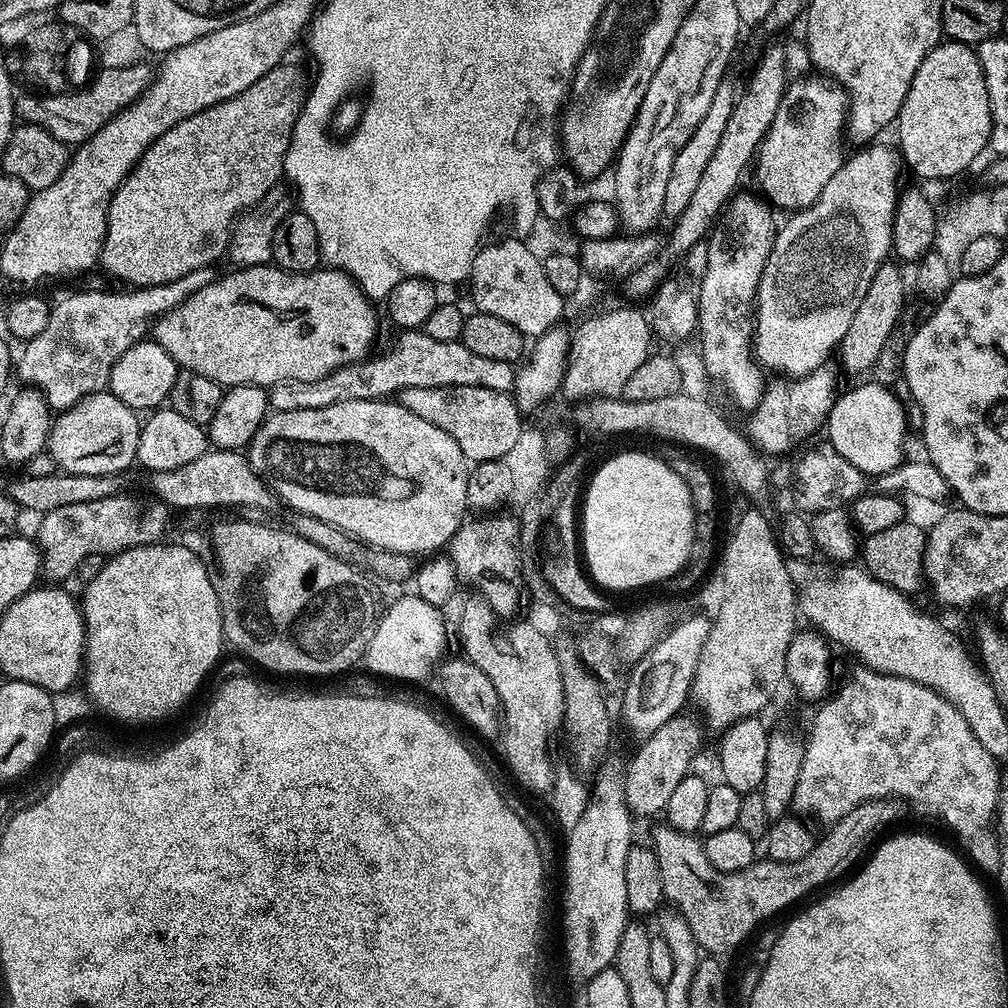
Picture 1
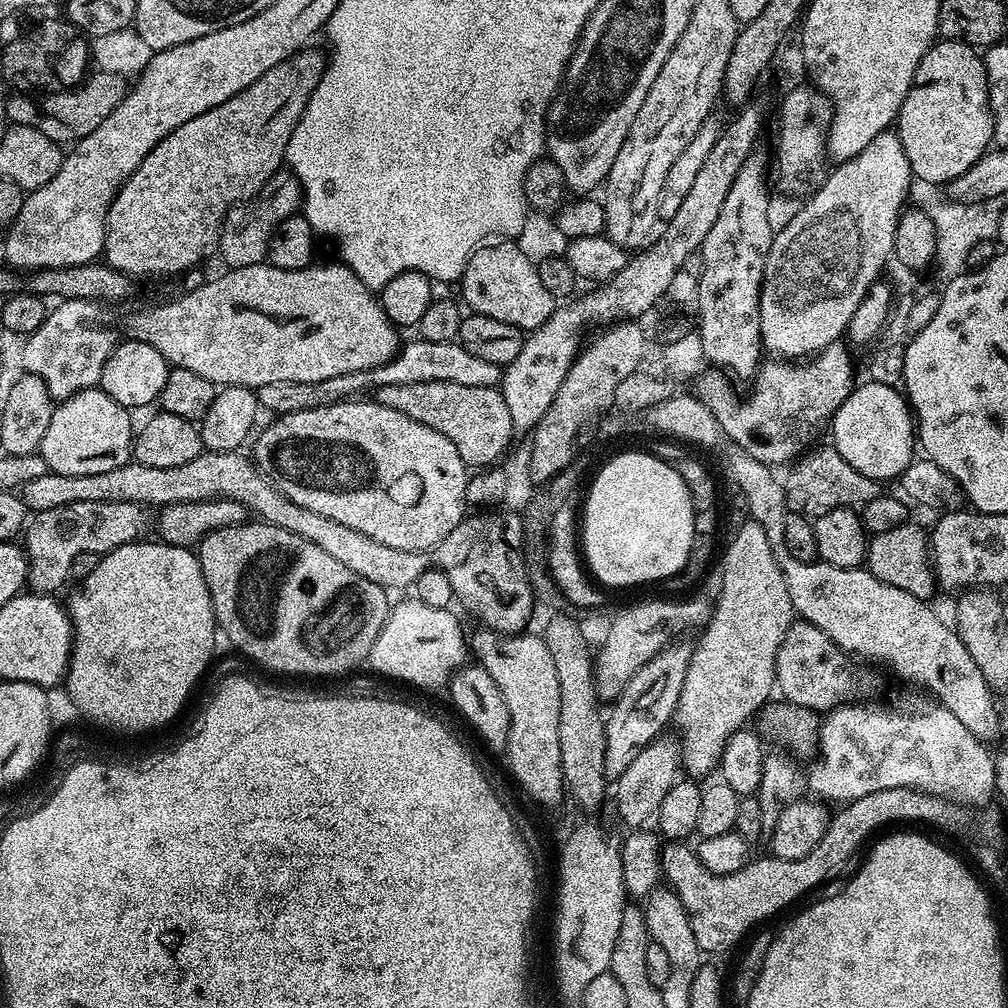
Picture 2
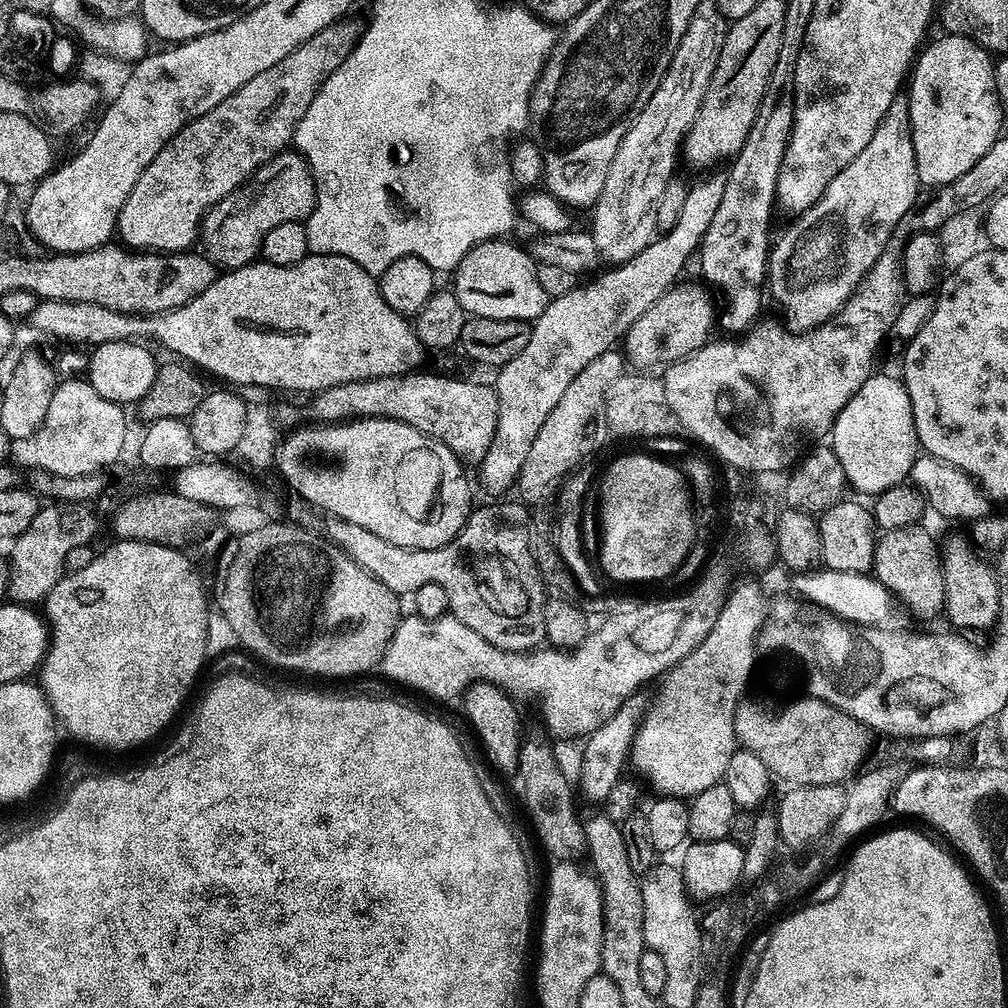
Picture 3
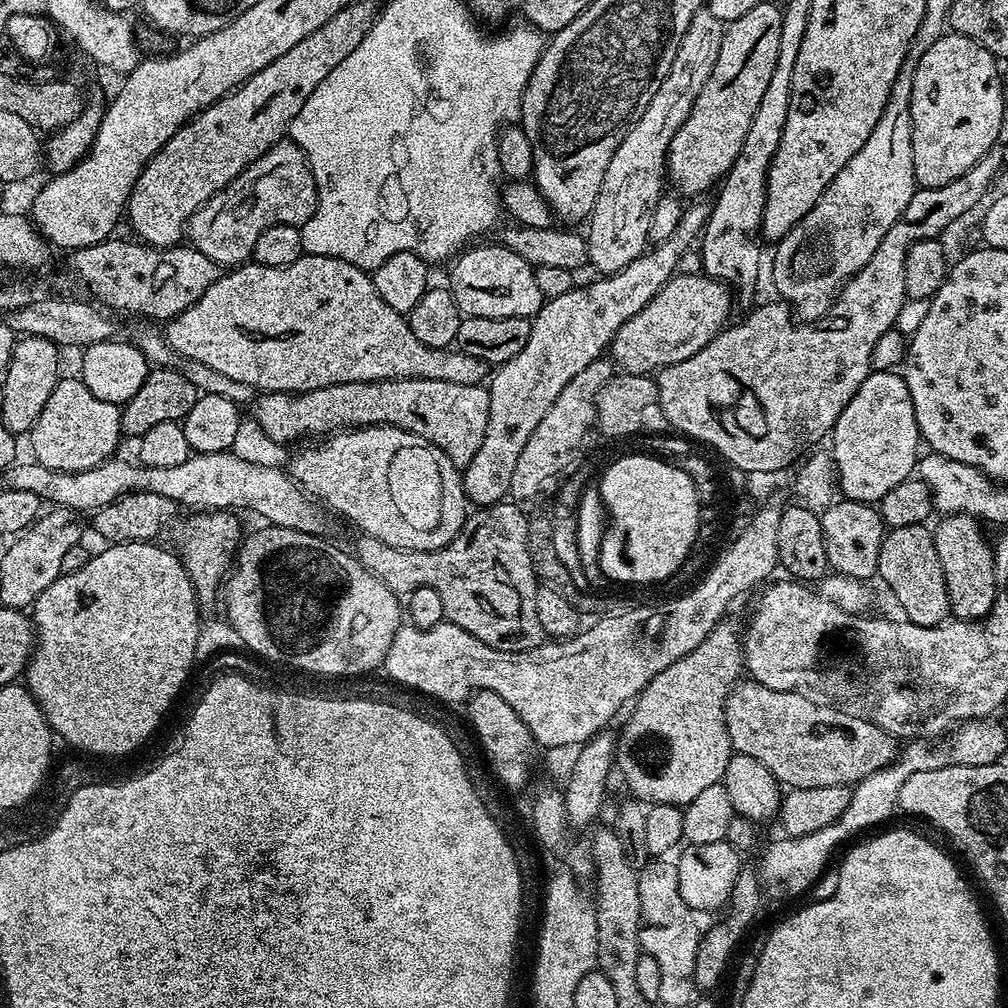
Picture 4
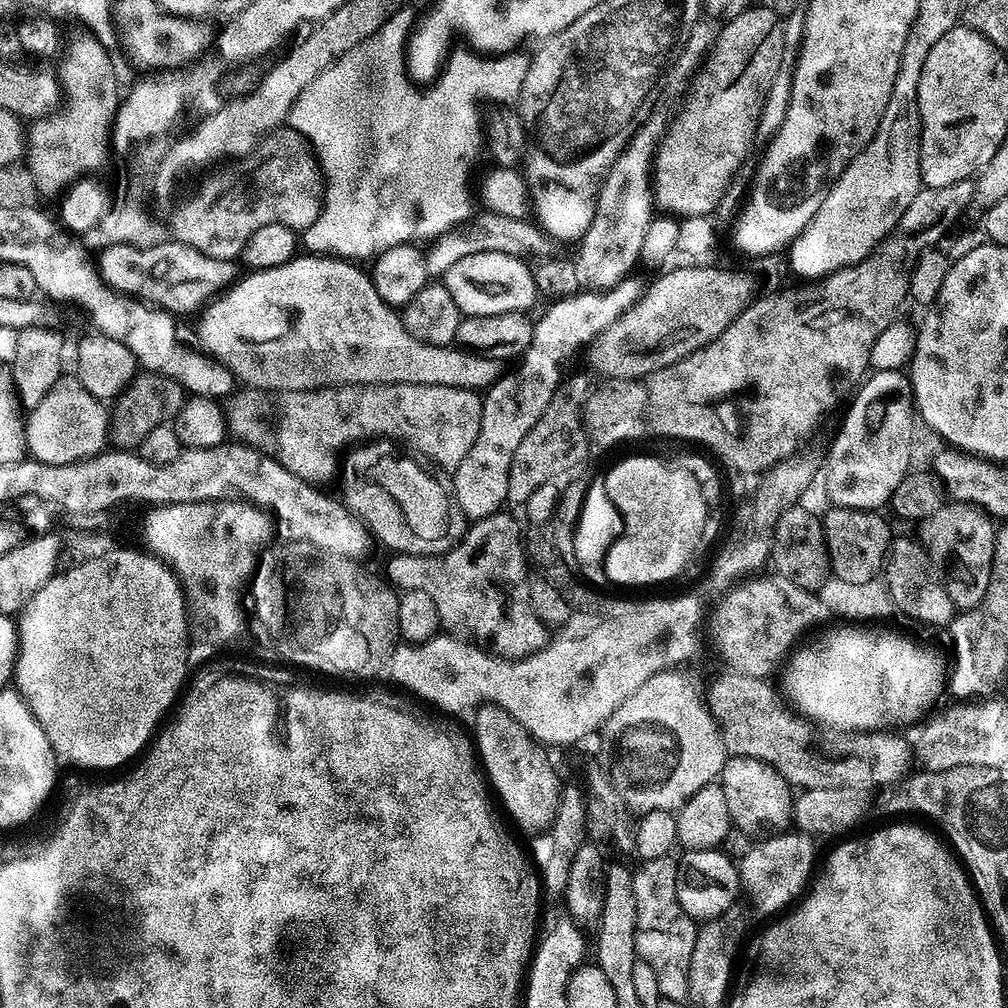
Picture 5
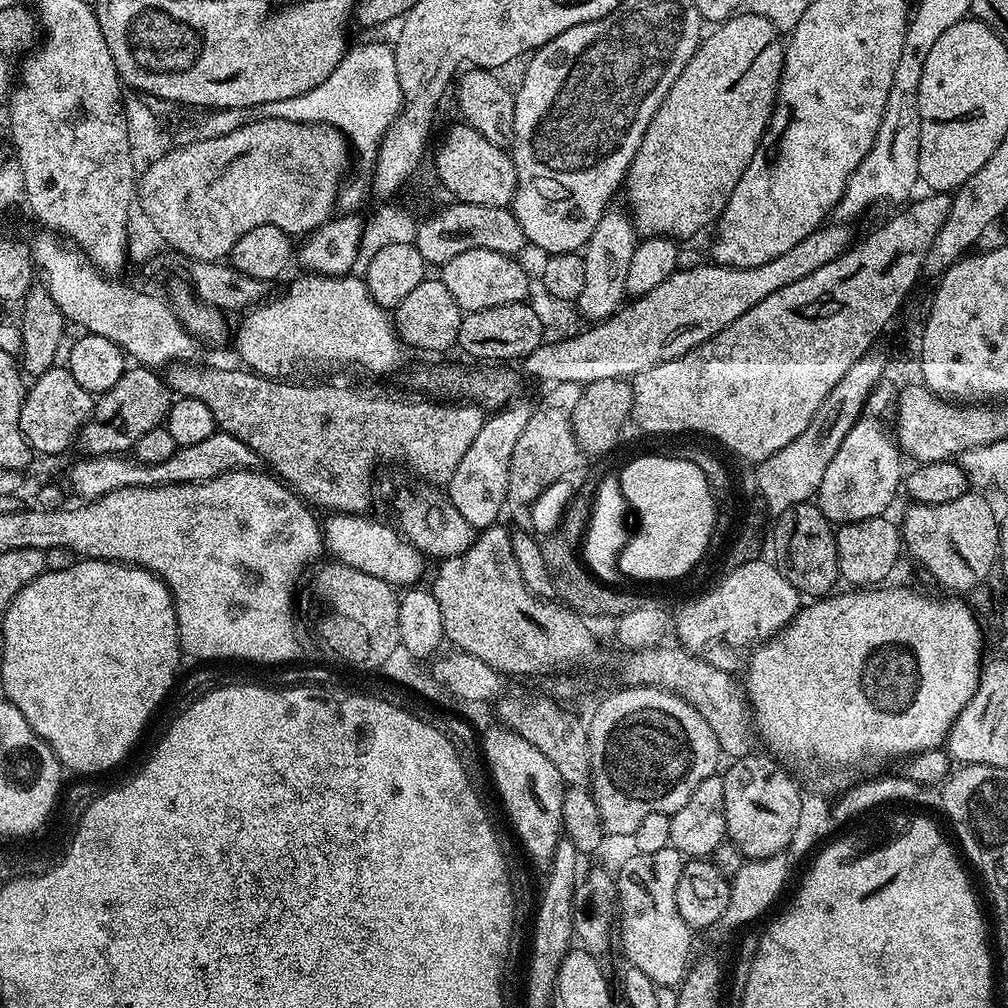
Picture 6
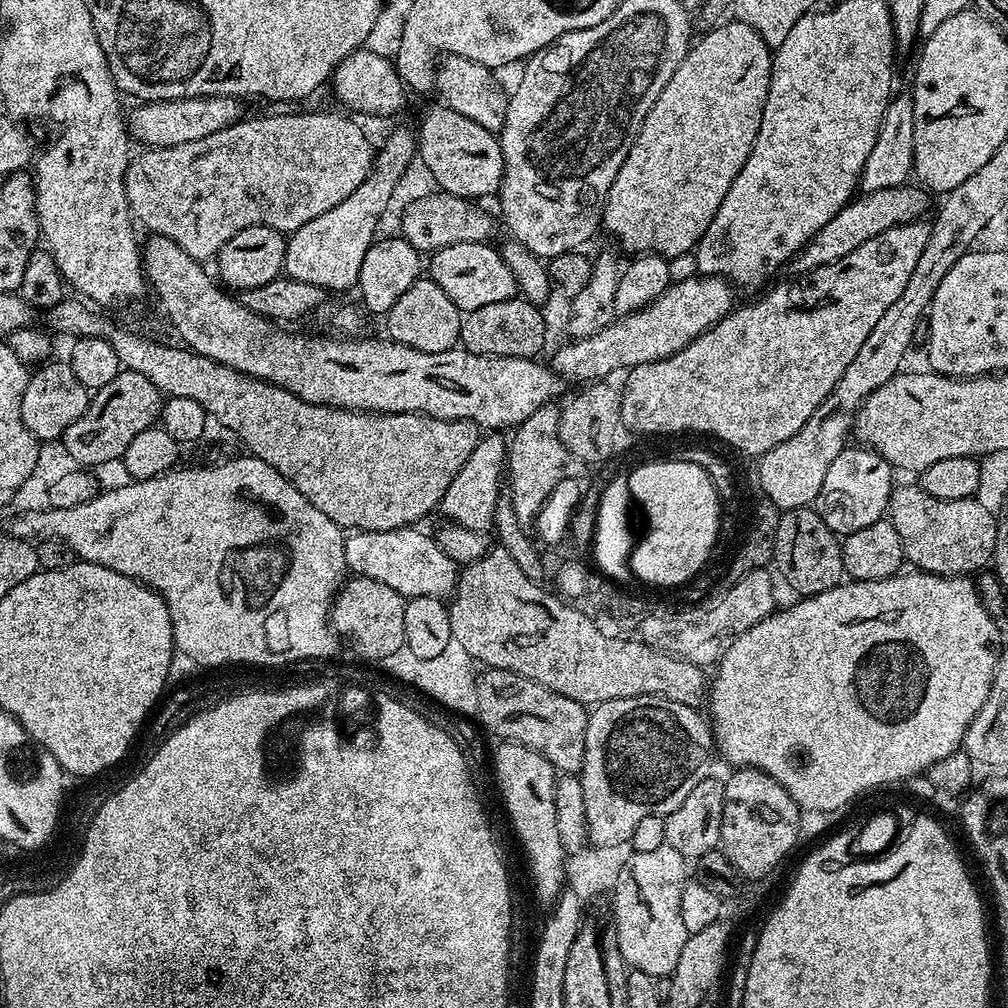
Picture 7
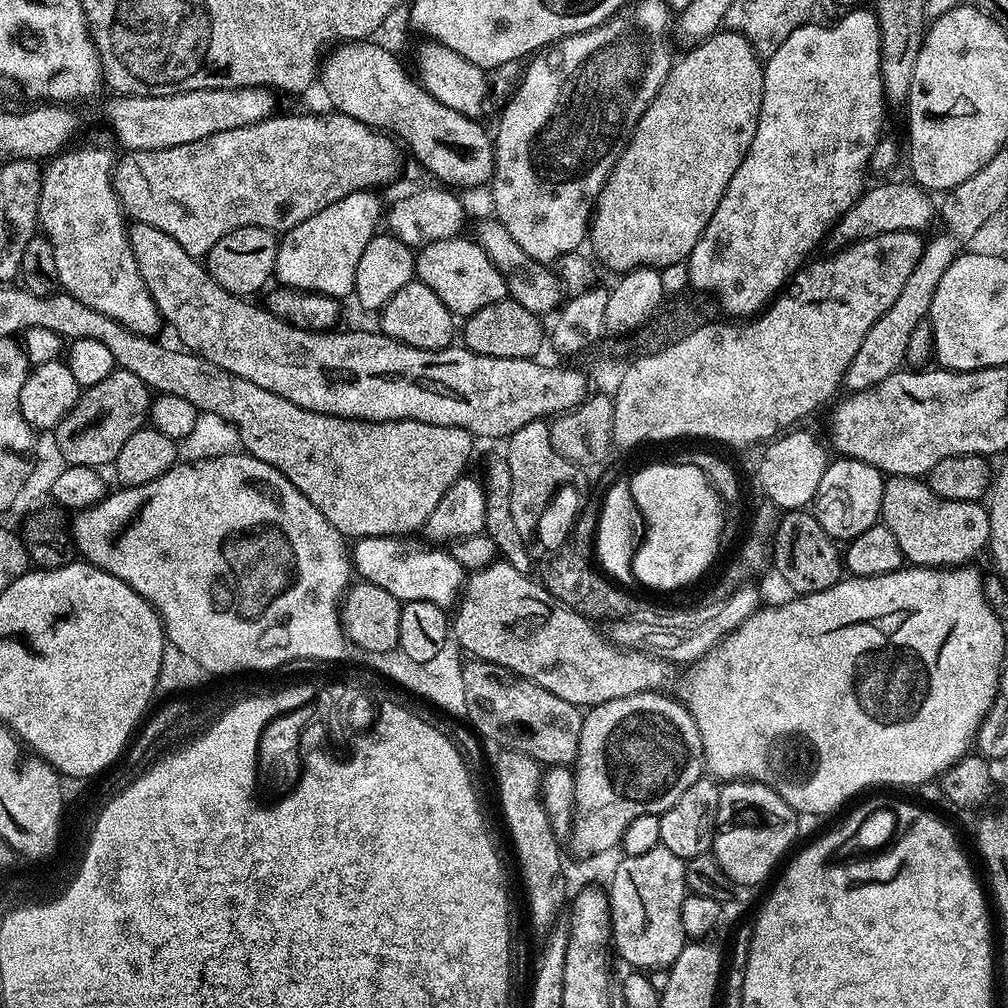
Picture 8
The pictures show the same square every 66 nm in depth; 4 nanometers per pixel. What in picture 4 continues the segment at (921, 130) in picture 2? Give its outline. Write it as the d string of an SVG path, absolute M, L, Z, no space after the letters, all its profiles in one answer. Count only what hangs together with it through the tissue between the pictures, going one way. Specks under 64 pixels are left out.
M955 34L939 36L934 42L934 46L930 46L926 50L926 54L922 54L922 58L916 61L916 76L912 87L912 125L914 126L914 166L916 183L919 187L933 188L934 186L949 184L954 178L964 176L966 170L970 170L983 156L988 155L997 147L996 139L999 138L1000 131L1004 128L1004 84L996 77L996 64L998 64L997 57L993 56L990 50L986 50L968 36Z

